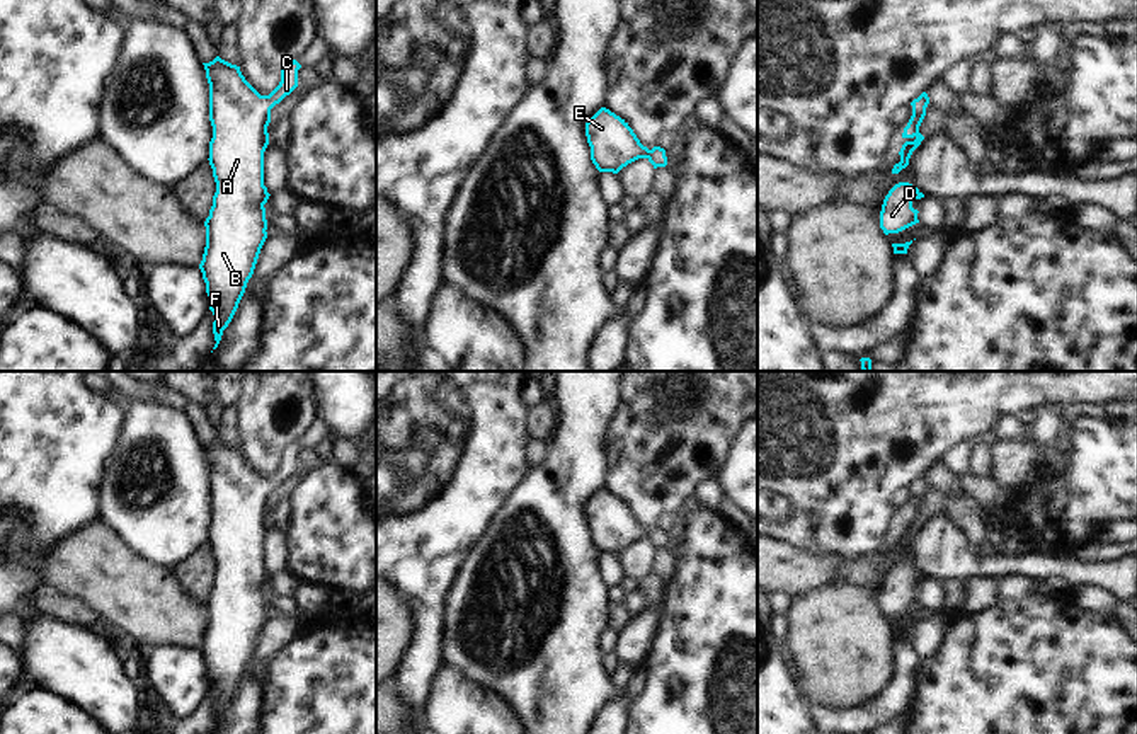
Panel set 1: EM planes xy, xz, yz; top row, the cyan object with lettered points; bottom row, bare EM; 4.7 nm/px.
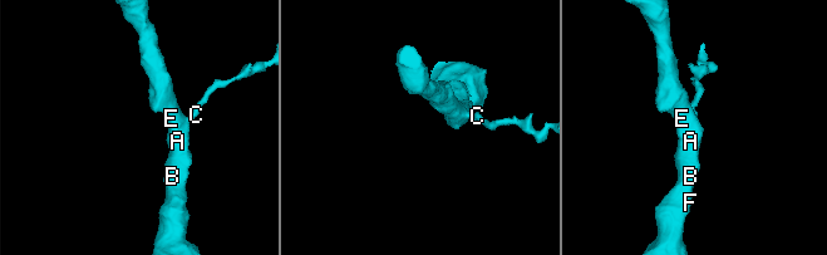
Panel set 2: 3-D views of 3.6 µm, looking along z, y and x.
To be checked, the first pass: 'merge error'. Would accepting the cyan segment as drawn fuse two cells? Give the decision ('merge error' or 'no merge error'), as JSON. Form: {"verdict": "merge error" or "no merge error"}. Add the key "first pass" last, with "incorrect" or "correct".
{"verdict": "no merge error", "first pass": "incorrect"}

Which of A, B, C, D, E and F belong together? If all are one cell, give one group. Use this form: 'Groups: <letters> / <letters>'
Groups: A B C D E F

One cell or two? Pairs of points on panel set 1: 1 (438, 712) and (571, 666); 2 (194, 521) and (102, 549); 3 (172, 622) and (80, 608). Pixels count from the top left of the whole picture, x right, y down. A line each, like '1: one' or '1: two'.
1: two
2: two
3: two

